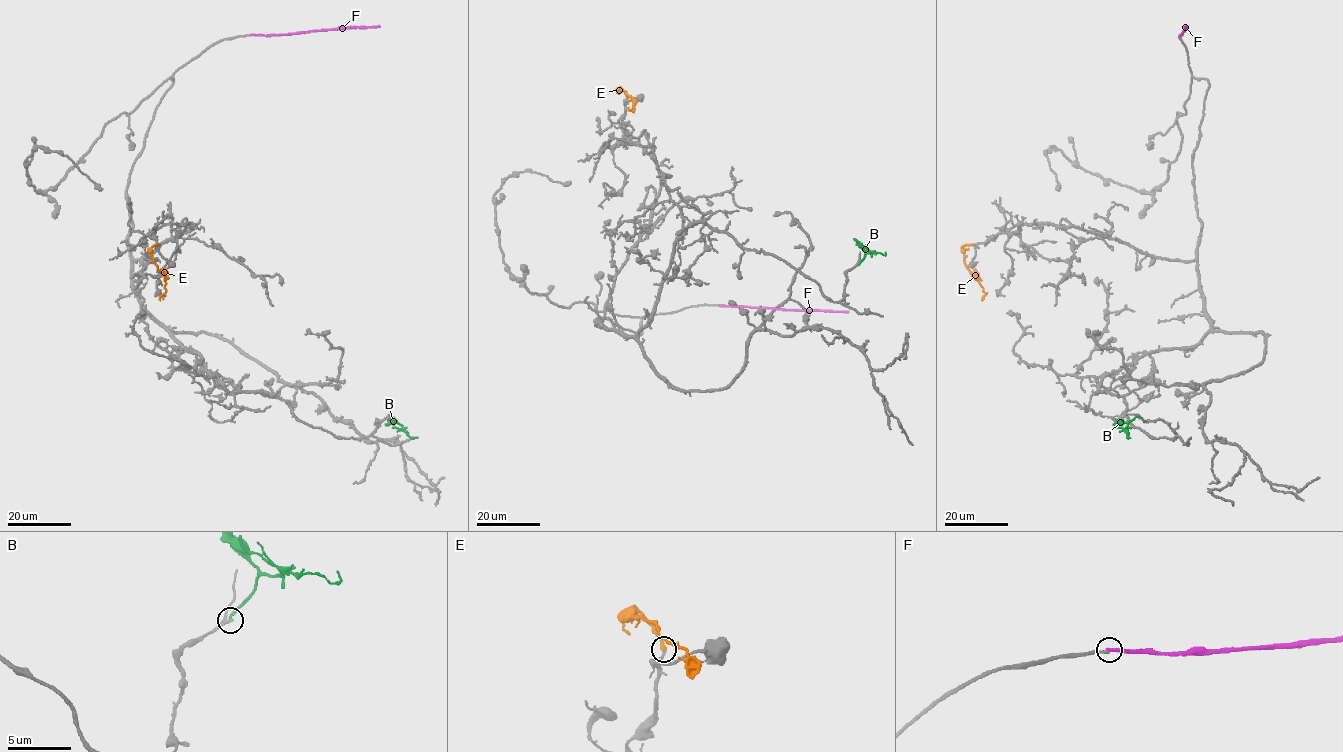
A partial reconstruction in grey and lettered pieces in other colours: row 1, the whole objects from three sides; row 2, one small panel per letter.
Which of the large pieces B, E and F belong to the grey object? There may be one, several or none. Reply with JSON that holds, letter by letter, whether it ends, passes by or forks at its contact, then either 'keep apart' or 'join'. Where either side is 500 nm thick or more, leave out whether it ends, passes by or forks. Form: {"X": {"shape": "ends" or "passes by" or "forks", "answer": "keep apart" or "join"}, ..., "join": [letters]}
{"B": {"shape": "ends", "answer": "keep apart"}, "E": {"shape": "ends", "answer": "join"}, "F": {"shape": "ends", "answer": "keep apart"}, "join": ["E"]}

